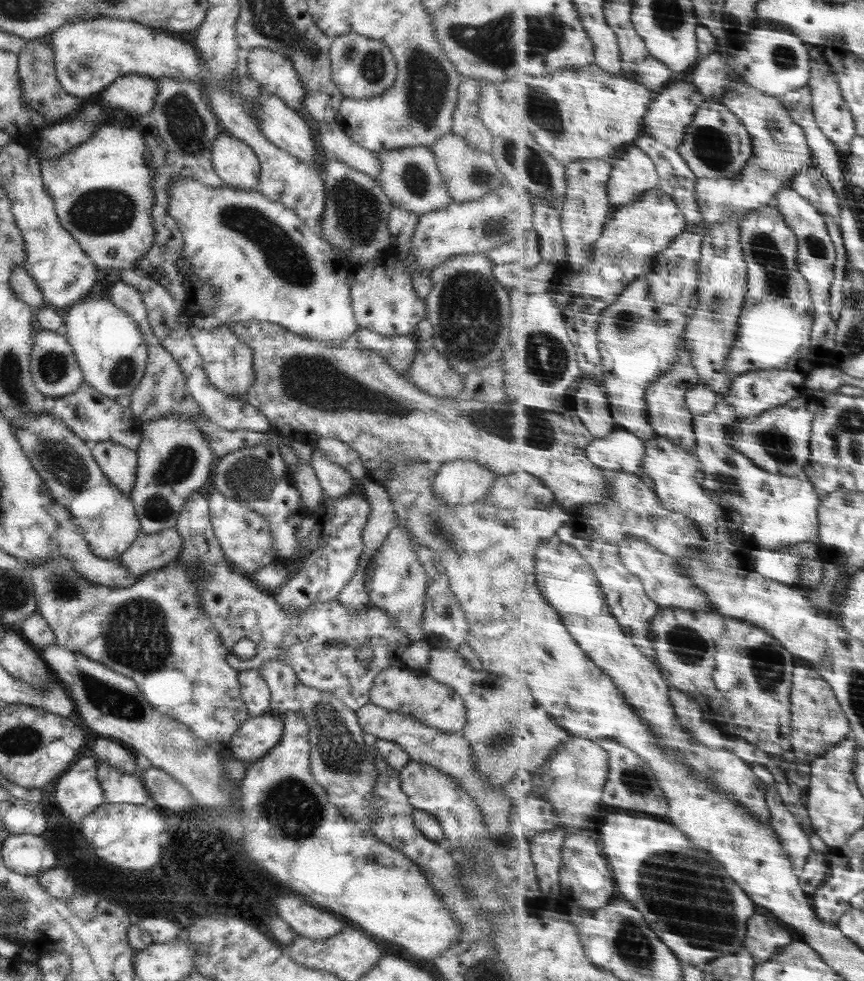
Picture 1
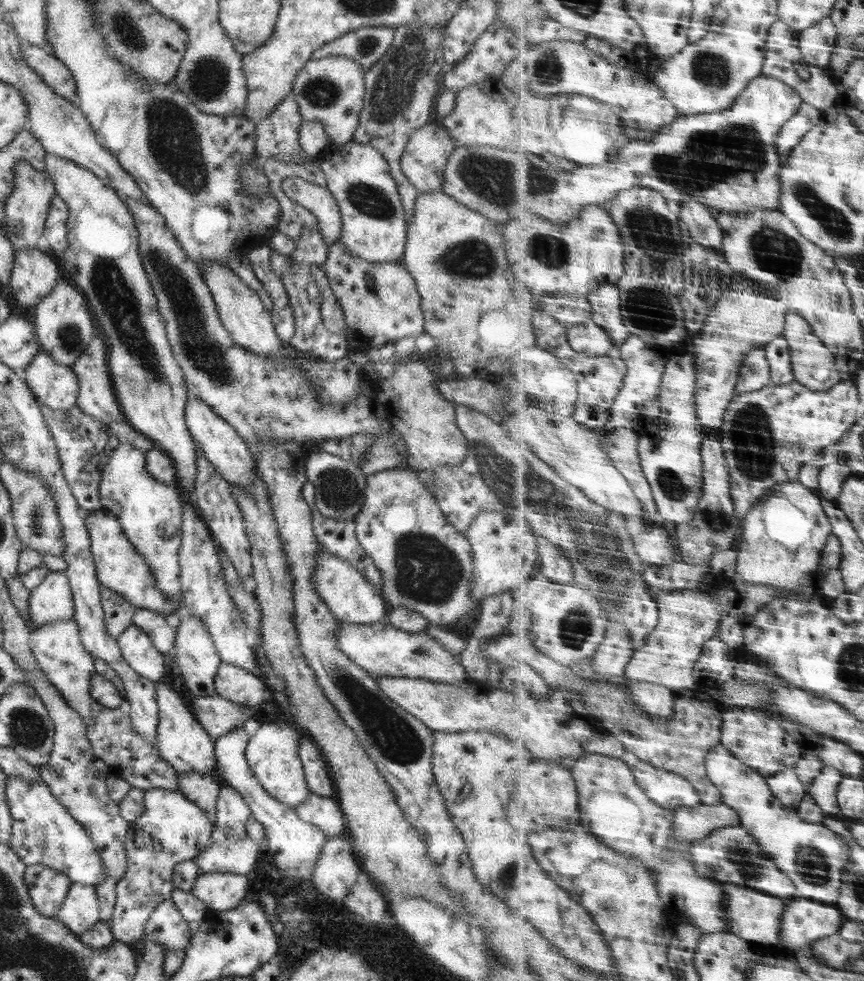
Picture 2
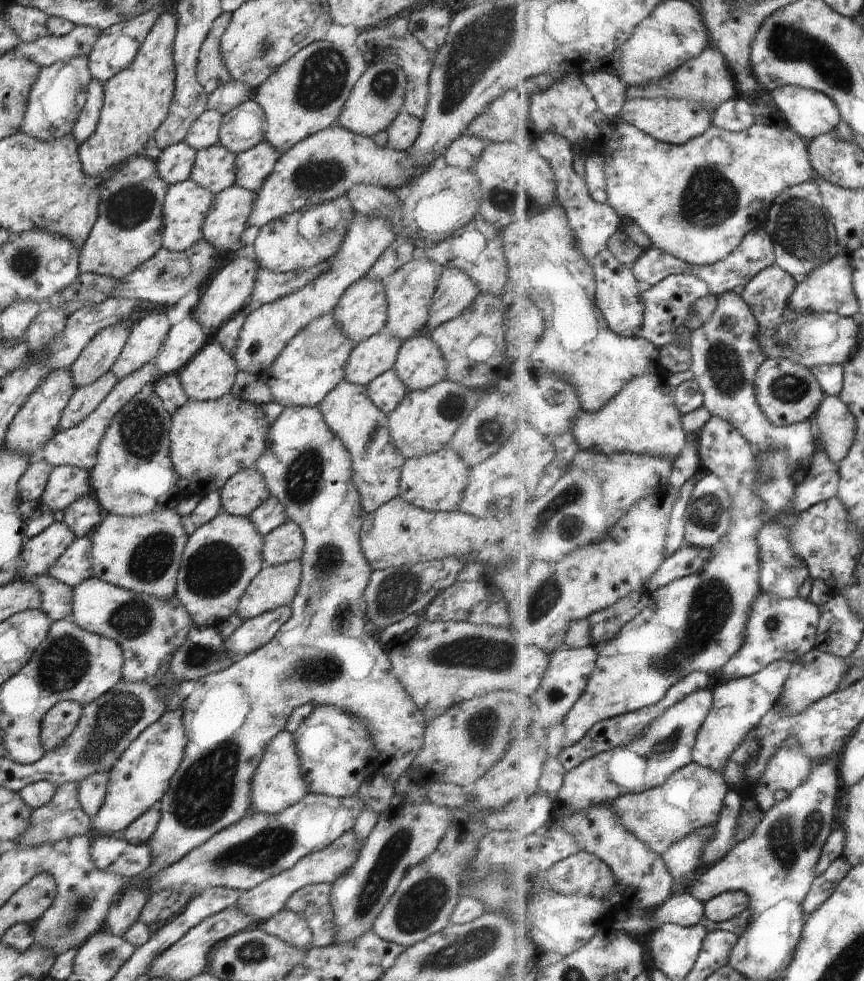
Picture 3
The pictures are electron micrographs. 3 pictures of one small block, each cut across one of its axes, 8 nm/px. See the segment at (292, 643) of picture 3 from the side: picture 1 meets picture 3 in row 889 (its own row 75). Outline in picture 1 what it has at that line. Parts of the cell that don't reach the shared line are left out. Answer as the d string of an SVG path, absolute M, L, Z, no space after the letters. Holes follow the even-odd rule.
M125 74L101 89L98 104L133 111L139 116L151 112L157 83L150 76Z

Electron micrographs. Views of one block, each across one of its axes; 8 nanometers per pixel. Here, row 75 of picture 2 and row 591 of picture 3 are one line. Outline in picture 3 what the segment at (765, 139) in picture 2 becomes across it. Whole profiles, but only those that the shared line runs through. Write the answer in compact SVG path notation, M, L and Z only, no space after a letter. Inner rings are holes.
M764 589L759 592L751 614L749 614L748 636L744 647L737 652L721 674L727 680L755 676L769 664L779 660L797 662L816 646L817 630L821 618L821 607L811 604L804 598L775 598Z

